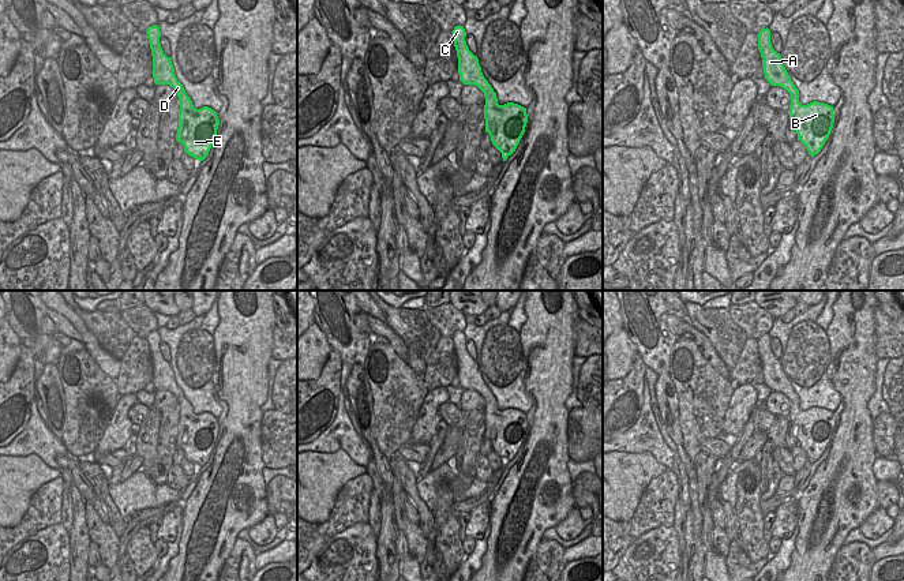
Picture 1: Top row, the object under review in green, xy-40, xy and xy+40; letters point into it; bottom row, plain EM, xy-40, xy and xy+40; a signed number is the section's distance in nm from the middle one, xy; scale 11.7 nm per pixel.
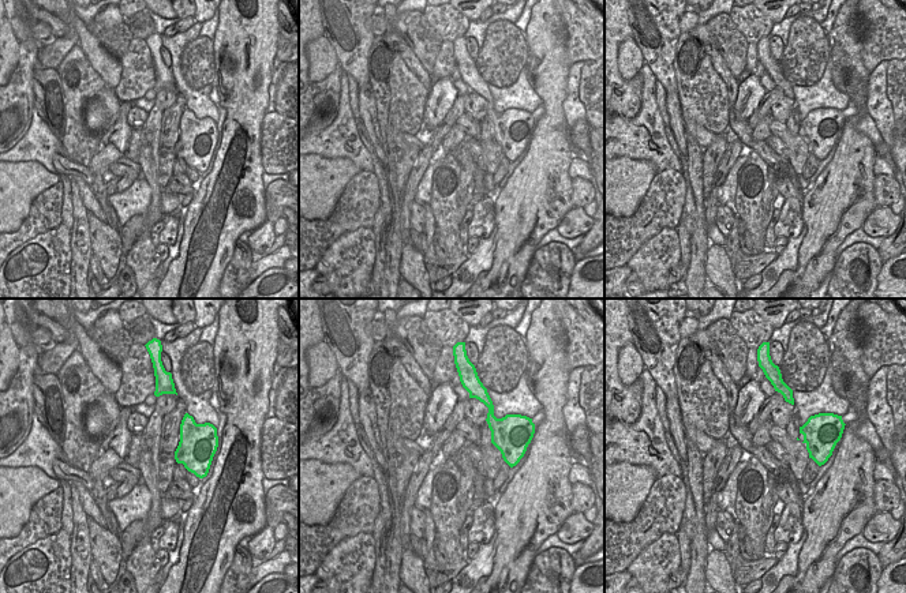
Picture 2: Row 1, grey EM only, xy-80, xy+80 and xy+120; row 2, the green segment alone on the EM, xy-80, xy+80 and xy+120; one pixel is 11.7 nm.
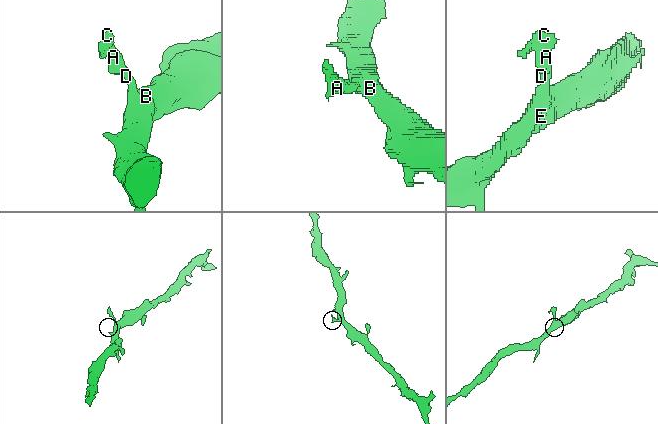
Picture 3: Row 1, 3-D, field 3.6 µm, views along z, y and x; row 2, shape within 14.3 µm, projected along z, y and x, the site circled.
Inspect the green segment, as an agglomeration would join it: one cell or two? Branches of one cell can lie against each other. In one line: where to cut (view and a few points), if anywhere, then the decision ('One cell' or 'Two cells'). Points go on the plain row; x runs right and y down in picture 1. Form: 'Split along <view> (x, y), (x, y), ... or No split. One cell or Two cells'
No split. One cell.

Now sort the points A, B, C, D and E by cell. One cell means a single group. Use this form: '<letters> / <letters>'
A B C D E

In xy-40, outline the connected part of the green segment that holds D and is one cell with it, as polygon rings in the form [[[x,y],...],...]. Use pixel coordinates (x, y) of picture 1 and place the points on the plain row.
[[[157,330],[146,336],[151,361],[153,361],[153,383],[155,390],[169,390],[177,398],[180,405],[179,434],[176,446],[184,451],[184,457],[203,466],[214,447],[220,431],[218,419],[209,412],[196,415],[191,404],[187,401],[183,390],[175,381],[175,374],[160,349],[161,337]]]

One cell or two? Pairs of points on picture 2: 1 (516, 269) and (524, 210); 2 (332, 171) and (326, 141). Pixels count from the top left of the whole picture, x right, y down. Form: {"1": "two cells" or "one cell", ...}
{"1": "one cell", "2": "two cells"}

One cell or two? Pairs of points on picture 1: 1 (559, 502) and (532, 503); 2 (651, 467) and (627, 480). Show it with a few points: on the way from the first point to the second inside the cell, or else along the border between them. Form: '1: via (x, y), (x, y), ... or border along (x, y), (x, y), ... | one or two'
1: via (552, 502), (539, 502) | one
2: via (645, 467), (633, 475) | one

